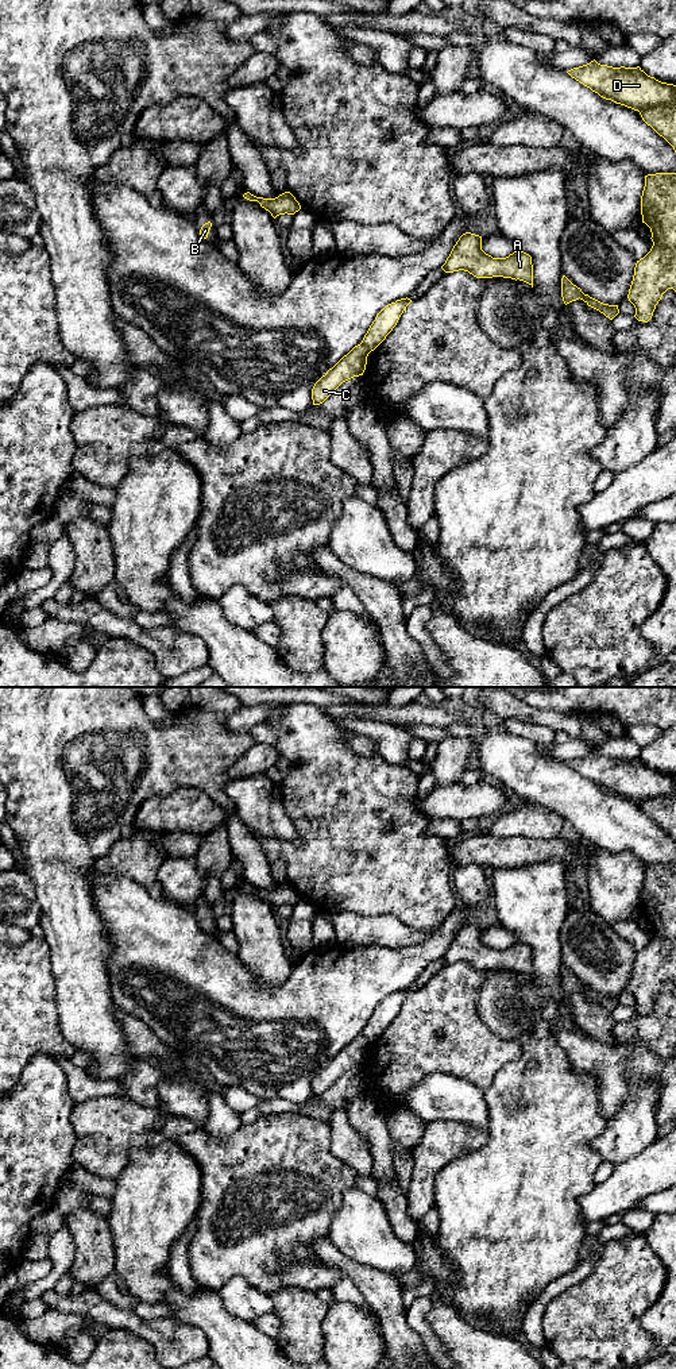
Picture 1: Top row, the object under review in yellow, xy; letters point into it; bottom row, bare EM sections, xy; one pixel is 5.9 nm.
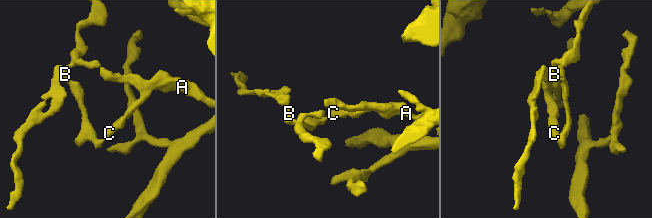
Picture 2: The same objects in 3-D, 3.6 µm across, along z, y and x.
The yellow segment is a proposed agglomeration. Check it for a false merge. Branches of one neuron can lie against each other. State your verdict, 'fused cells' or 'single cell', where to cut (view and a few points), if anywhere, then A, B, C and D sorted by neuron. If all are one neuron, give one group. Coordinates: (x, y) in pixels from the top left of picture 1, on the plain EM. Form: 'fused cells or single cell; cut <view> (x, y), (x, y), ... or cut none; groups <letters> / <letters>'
fused cells; cut xy (675, 791), (667, 795), (648, 797), (638, 802); groups A / B C D

